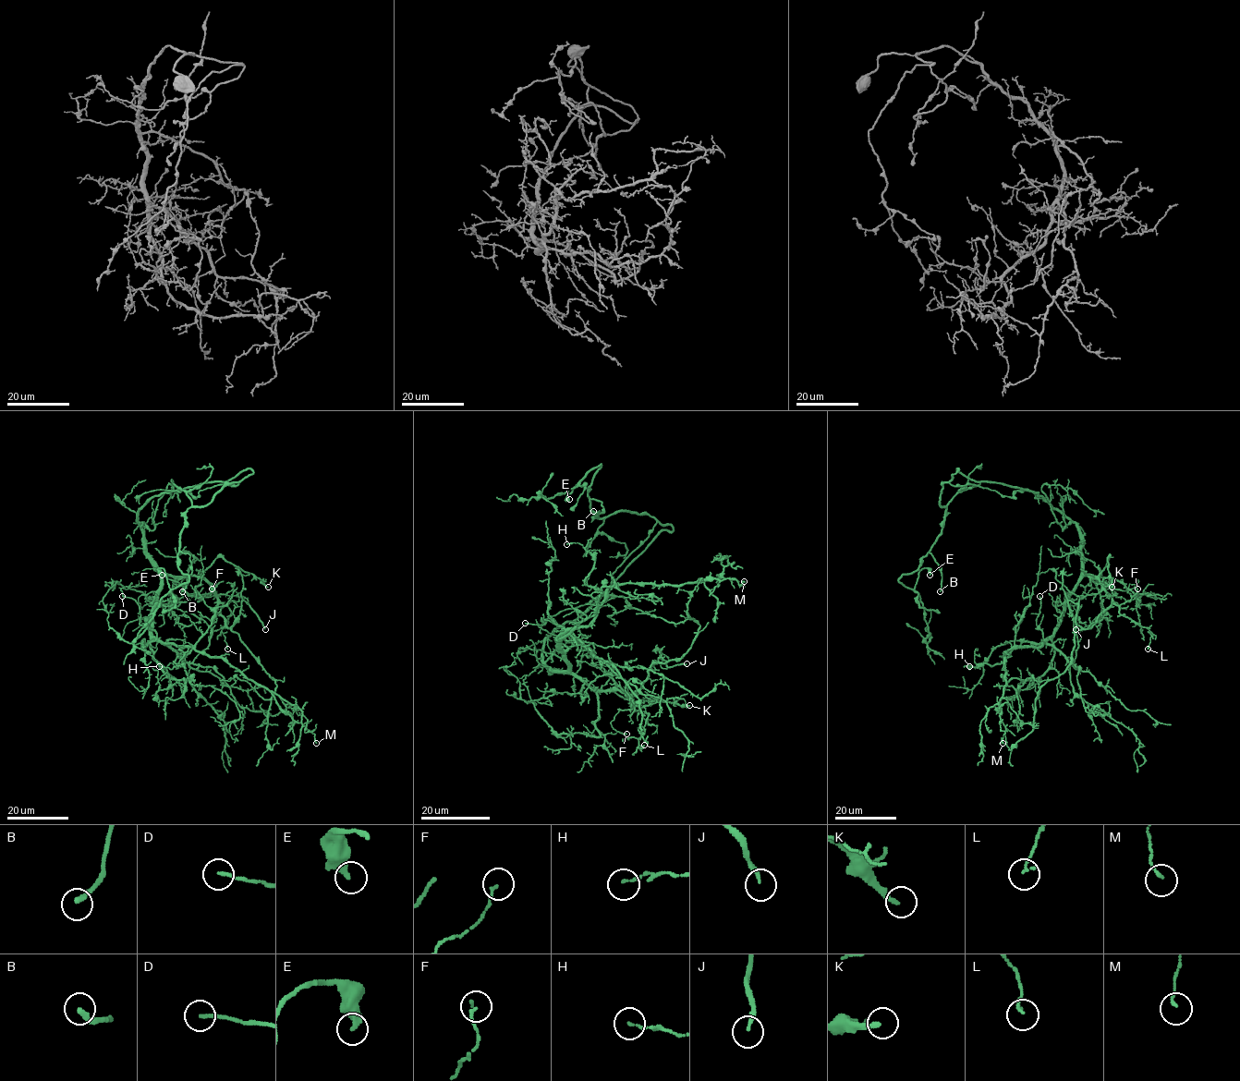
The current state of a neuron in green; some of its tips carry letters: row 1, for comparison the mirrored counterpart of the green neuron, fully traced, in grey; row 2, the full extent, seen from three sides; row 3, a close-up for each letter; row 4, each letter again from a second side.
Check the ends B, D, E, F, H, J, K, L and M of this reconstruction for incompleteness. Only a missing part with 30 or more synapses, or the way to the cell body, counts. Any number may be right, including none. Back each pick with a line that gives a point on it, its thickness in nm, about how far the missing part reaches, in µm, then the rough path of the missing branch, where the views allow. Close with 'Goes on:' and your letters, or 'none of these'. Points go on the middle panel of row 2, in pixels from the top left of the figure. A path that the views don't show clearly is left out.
B: at (593, 511); 240 nm thick; about 30 µm are missing; missing branch runs (593, 511), (587, 509), (596, 505), (593, 530)
J: at (686, 663); 150 nm thick; about 30 µm are missing; missing branch runs (686, 663), (701, 638), (716, 641), (726, 637), (719, 638)
Goes on: B, J

